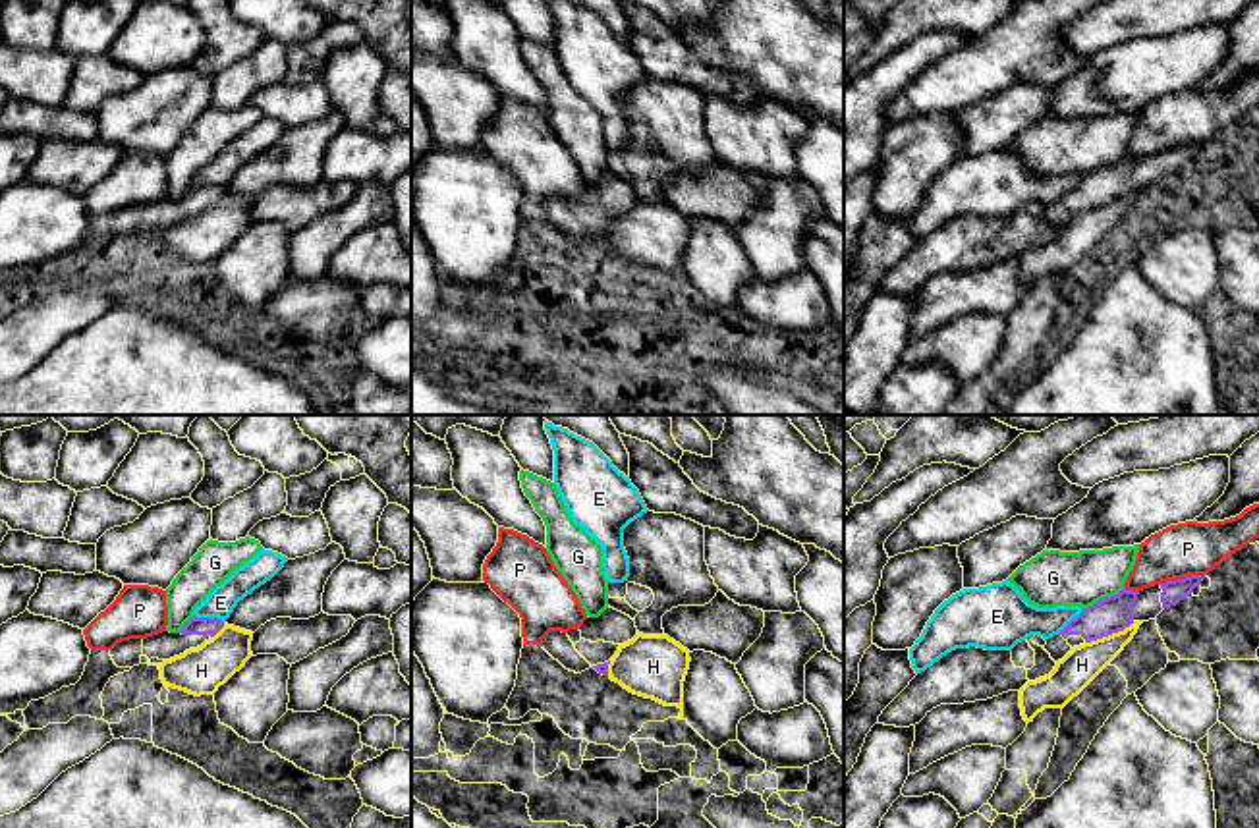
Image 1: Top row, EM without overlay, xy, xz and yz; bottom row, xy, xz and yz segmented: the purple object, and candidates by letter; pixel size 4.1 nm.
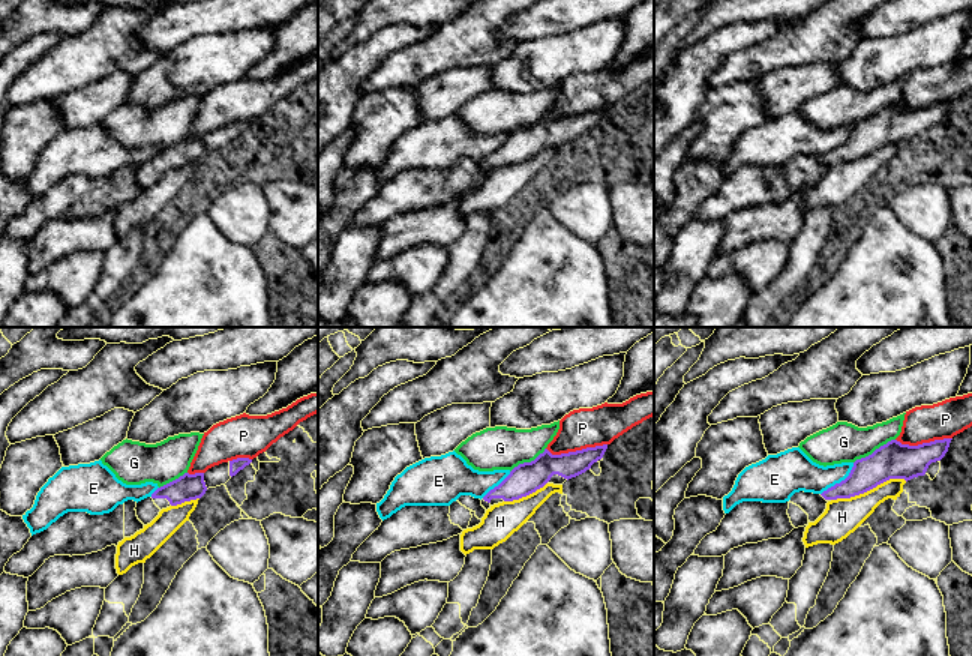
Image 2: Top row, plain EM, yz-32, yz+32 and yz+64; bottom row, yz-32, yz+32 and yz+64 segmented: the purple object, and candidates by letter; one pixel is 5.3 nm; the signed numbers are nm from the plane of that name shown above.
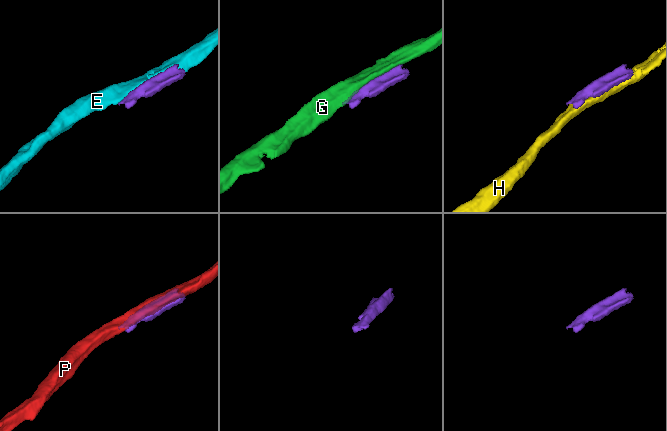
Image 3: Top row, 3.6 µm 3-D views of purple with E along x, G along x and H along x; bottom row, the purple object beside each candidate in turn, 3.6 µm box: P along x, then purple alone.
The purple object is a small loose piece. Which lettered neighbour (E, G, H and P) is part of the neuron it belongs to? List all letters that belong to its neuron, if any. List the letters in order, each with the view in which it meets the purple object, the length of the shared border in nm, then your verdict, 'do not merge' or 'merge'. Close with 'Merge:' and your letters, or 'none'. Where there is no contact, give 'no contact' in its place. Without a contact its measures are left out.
E: meets purple in xy; contact 130 nm long; do not merge
G: meets purple in yz; contact 200 nm long; do not merge
H: meets purple in yz; contact 220 nm long; do not merge
P: meets purple in yz; contact 190 nm long; do not merge
Merge: none

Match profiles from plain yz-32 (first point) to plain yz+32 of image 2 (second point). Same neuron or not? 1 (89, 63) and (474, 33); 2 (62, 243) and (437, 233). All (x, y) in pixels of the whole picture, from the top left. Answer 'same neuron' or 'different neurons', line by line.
1: same neuron
2: same neuron

